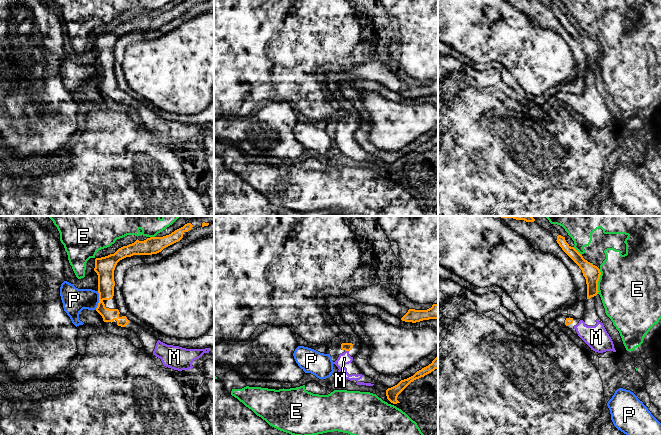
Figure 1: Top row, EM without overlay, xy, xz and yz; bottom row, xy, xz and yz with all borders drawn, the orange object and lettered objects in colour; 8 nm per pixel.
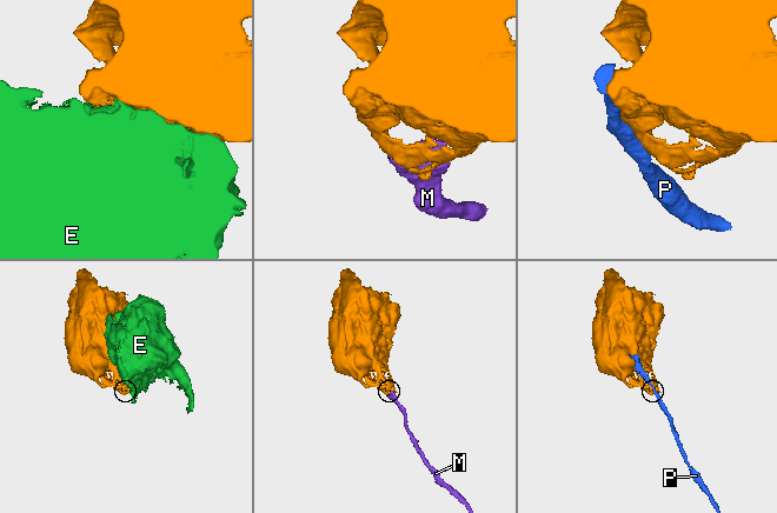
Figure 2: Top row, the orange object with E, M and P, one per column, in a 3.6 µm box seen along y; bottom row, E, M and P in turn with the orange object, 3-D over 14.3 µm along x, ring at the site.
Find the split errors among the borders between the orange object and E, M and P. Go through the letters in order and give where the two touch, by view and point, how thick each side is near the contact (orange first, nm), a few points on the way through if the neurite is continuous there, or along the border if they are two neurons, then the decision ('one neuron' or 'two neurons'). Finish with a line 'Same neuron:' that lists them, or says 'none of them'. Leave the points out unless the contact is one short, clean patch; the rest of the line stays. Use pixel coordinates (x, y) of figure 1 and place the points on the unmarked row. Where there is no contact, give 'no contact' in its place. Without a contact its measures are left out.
E: meets orange in yz at (598, 56); 130 nm thick on the orange side, 480 nm on the other; two neurons
M: meets orange in xz at (347, 126); 60 nm thick on the orange side, 90 nm on the other; runs through xz (344, 122), (347, 126), (344, 134); one neuron
P: meets orange in xy at (99, 76); 140 nm thick on the orange side, 200 nm on the other; two neurons
Same neuron: M

